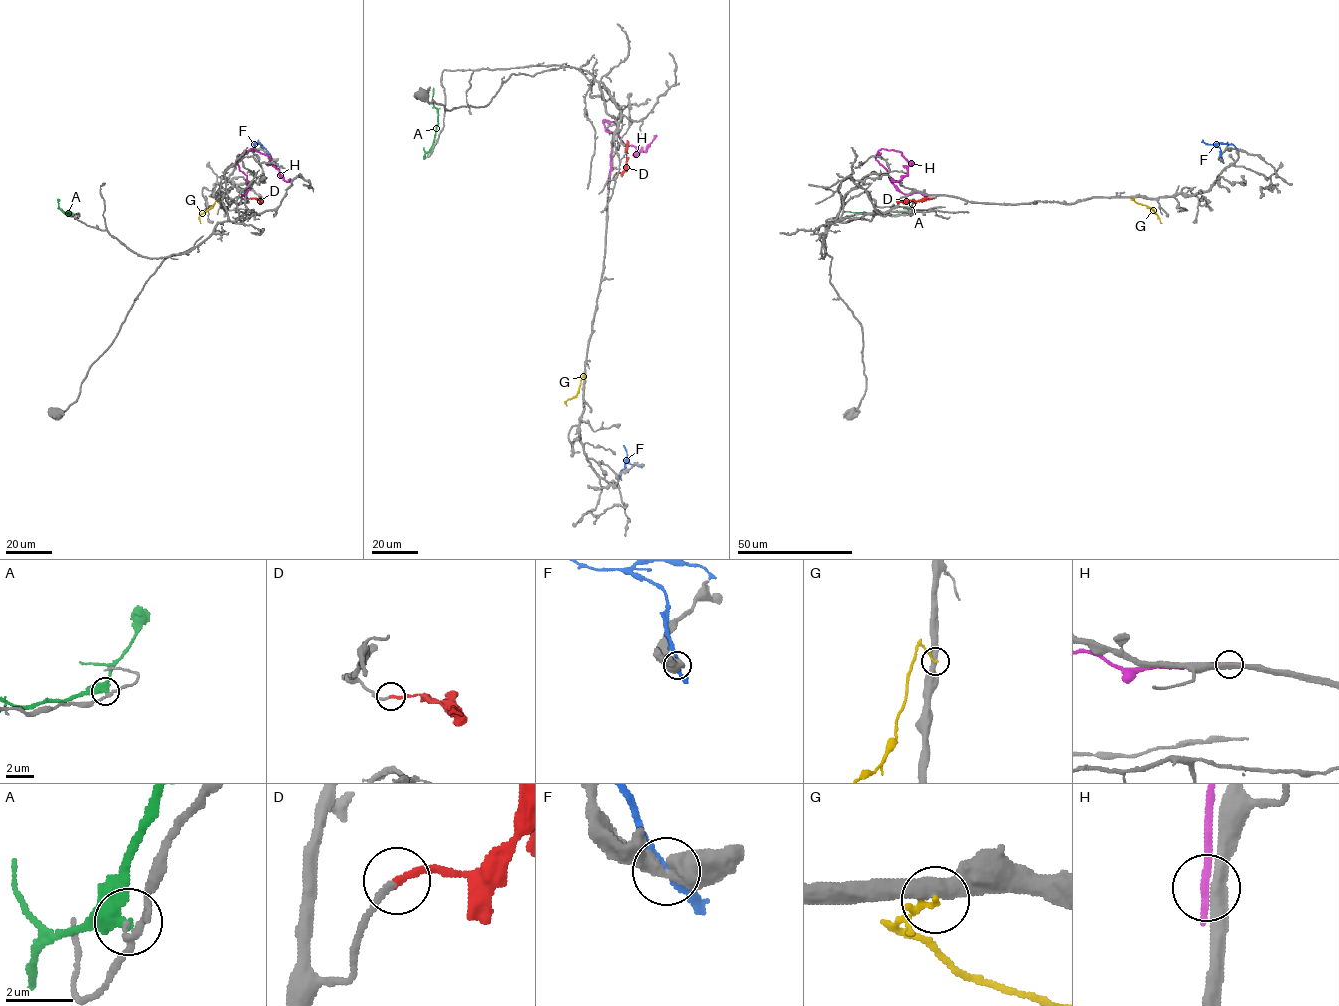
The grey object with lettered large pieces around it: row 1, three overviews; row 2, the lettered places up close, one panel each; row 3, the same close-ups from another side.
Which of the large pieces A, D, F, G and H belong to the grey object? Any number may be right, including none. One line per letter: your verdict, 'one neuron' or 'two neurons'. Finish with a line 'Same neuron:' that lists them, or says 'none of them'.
A: two neurons
D: one neuron
F: two neurons
G: two neurons
H: two neurons
Same neuron: D

